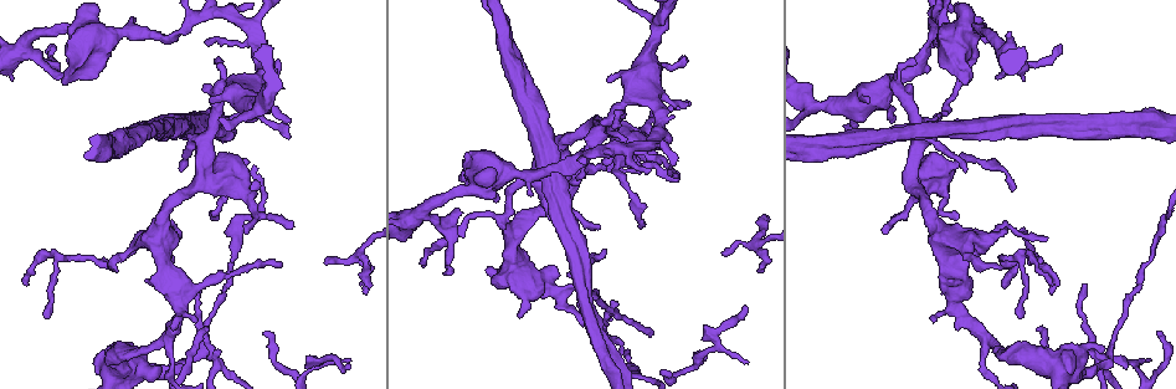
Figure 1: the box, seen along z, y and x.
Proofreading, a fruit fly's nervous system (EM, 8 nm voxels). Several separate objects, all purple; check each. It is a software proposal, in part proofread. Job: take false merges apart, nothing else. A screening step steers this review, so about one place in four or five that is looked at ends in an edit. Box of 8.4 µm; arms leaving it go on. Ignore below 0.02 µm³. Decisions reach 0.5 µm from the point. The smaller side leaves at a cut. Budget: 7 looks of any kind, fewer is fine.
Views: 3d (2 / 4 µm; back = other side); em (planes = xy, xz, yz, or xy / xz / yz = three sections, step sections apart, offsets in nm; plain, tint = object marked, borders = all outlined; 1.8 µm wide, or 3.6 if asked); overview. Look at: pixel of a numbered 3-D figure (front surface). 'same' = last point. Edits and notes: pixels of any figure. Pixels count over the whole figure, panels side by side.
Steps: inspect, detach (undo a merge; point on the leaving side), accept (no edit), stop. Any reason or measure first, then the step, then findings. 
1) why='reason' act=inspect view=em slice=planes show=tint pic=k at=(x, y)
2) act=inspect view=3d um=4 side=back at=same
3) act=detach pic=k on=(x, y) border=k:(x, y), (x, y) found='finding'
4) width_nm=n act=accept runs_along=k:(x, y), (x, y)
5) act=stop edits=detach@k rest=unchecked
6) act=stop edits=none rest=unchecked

why='four arms meet' act=inspect view=3d um=4 pic=1 at=(963, 236)

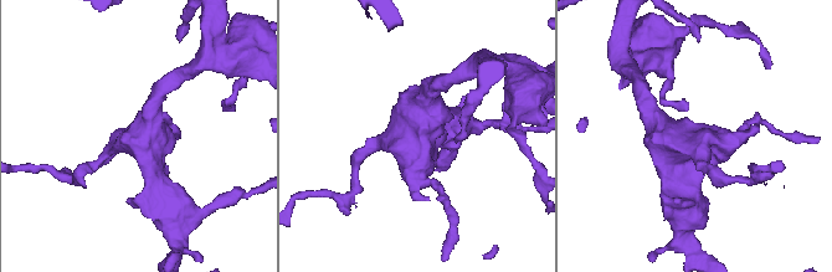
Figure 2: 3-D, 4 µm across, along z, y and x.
arms=4 act=inspect view=em um=3.6 slice=yz step=8 show=tint pic=2 at=(412, 135)

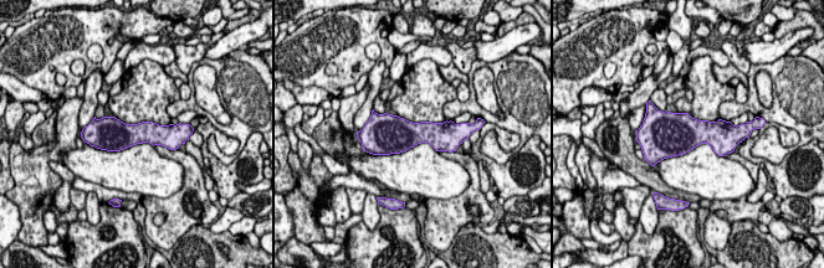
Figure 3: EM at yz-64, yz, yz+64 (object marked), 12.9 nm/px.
why='another direction' act=inspect view=em um=3.6 slice=planes show=tint at=same

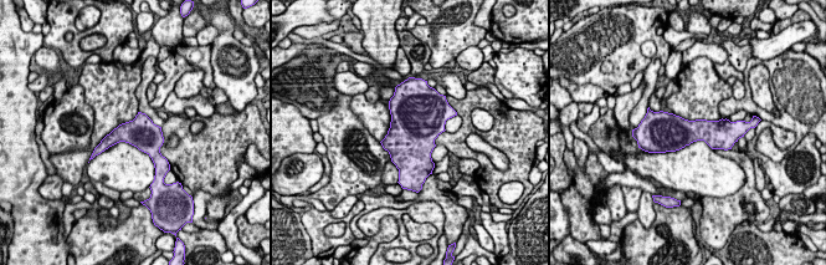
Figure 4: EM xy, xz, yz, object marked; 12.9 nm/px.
width_nm=400 act=accept found='continuous, no second neuron'

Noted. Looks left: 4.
why='abrupt turn' act=inspect view=3d um=2 pic=1 at=(1102, 356)

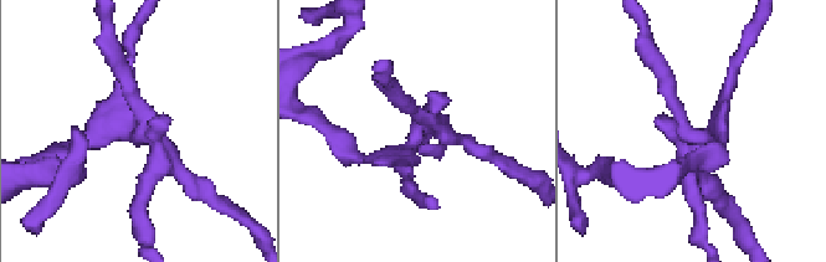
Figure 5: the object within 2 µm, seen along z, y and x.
act=inspect view=em slice=planes show=borders pic=5 at=(423, 132)

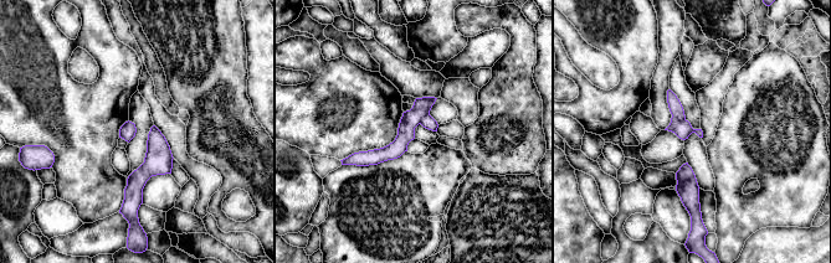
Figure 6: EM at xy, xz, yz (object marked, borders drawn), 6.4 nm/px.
act=detach pic=6 on=(427, 122) border=6:(429, 112), (419, 123) found='two neurons meet here'

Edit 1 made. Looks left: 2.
act=stop edits=detach@6 rest=unchecked

